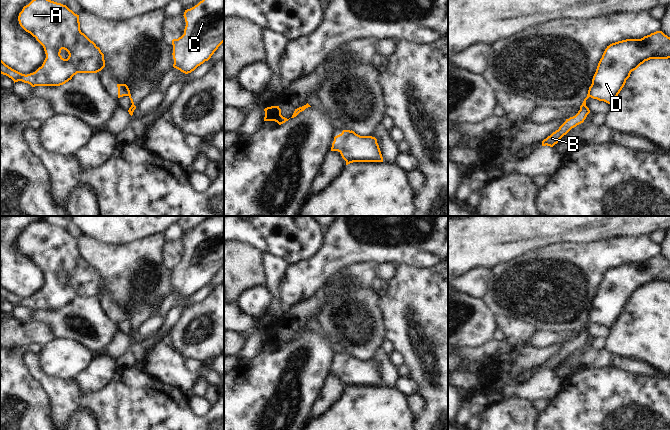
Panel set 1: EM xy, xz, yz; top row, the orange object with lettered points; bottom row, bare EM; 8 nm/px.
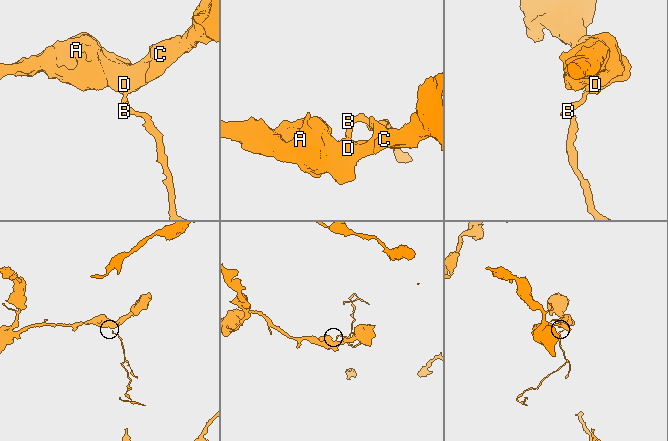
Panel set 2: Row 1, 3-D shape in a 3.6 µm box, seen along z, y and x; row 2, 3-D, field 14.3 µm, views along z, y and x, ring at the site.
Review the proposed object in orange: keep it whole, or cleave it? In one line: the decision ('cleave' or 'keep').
cleave

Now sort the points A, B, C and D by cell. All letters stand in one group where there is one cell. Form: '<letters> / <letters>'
A C D / B

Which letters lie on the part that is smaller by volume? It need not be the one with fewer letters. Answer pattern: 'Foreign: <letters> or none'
Foreign: B

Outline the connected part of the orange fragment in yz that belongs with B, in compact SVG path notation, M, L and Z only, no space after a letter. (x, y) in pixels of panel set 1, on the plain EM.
M587 318L587 321L584 323L582 329L580 330L580 334L578 337L570 341L569 343L566 343L566 345L559 351L558 354L553 356L550 360L548 360L546 363L542 365L542 370L550 370L553 371L555 368L557 368L560 363L566 359L572 352L576 351L577 349L584 346L587 339L590 337L589 332L586 330L586 324L589 322L589 318Z

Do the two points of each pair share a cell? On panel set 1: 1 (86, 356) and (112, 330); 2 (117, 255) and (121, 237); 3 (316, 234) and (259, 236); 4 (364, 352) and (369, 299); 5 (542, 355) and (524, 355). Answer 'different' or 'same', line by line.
1: different
2: different
3: same
4: same
5: same

